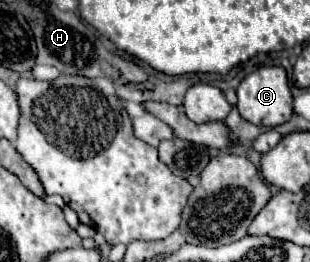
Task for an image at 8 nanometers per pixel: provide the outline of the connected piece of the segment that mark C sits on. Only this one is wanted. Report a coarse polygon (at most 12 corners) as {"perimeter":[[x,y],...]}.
{"perimeter":[[261,66],[237,88],[237,110],[255,126],[293,114],[287,72]]}

